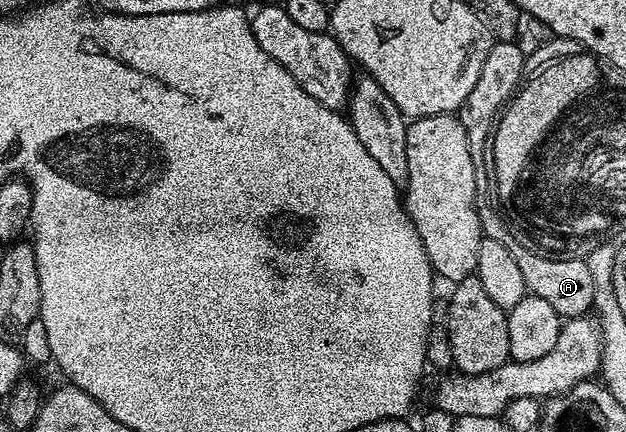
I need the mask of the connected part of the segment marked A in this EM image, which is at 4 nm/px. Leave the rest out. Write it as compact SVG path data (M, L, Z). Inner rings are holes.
M495 41L489 55L485 55L485 64L481 66L481 75L477 75L477 83L473 83L473 91L465 95L465 103L457 111L461 127L465 127L465 135L469 139L469 155L473 155L473 163L476 165L475 206L479 208L479 222L484 234L497 239L497 243L502 243L512 253L513 259L517 259L517 267L521 270L521 276L525 278L528 294L537 299L545 299L545 303L550 303L553 311L557 311L561 319L581 317L590 314L595 303L593 274L589 272L586 260L545 259L541 255L536 255L533 251L529 251L526 240L518 241L511 234L510 227L503 222L502 215L495 210L493 177L487 166L489 138L492 136L493 126L501 110L520 88L524 80L523 73L525 74L525 54L521 51L521 47L514 41Z

